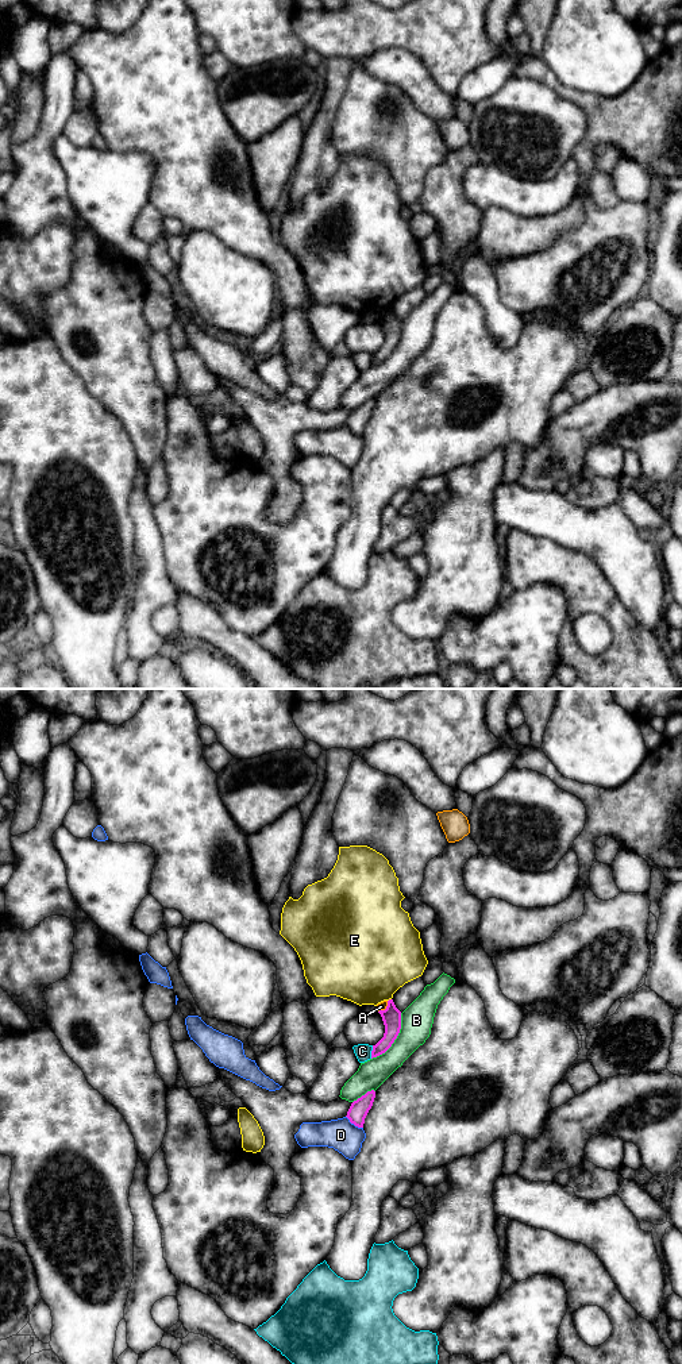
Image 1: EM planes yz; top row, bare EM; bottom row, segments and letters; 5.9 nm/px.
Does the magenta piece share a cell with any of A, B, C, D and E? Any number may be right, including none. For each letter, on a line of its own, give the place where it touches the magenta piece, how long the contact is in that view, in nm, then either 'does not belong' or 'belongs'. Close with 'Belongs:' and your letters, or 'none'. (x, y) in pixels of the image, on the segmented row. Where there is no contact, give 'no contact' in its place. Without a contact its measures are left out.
A: yz (386, 1008) | 90 nm | does not belong
B: yz (396, 1037) | 340 nm | does not belong
C: yz (372, 1052) | 80 nm | does not belong
D: yz (354, 1124) | 130 nm | does not belong
E: yz (389, 1000) | 30 nm | does not belong
Belongs: none

